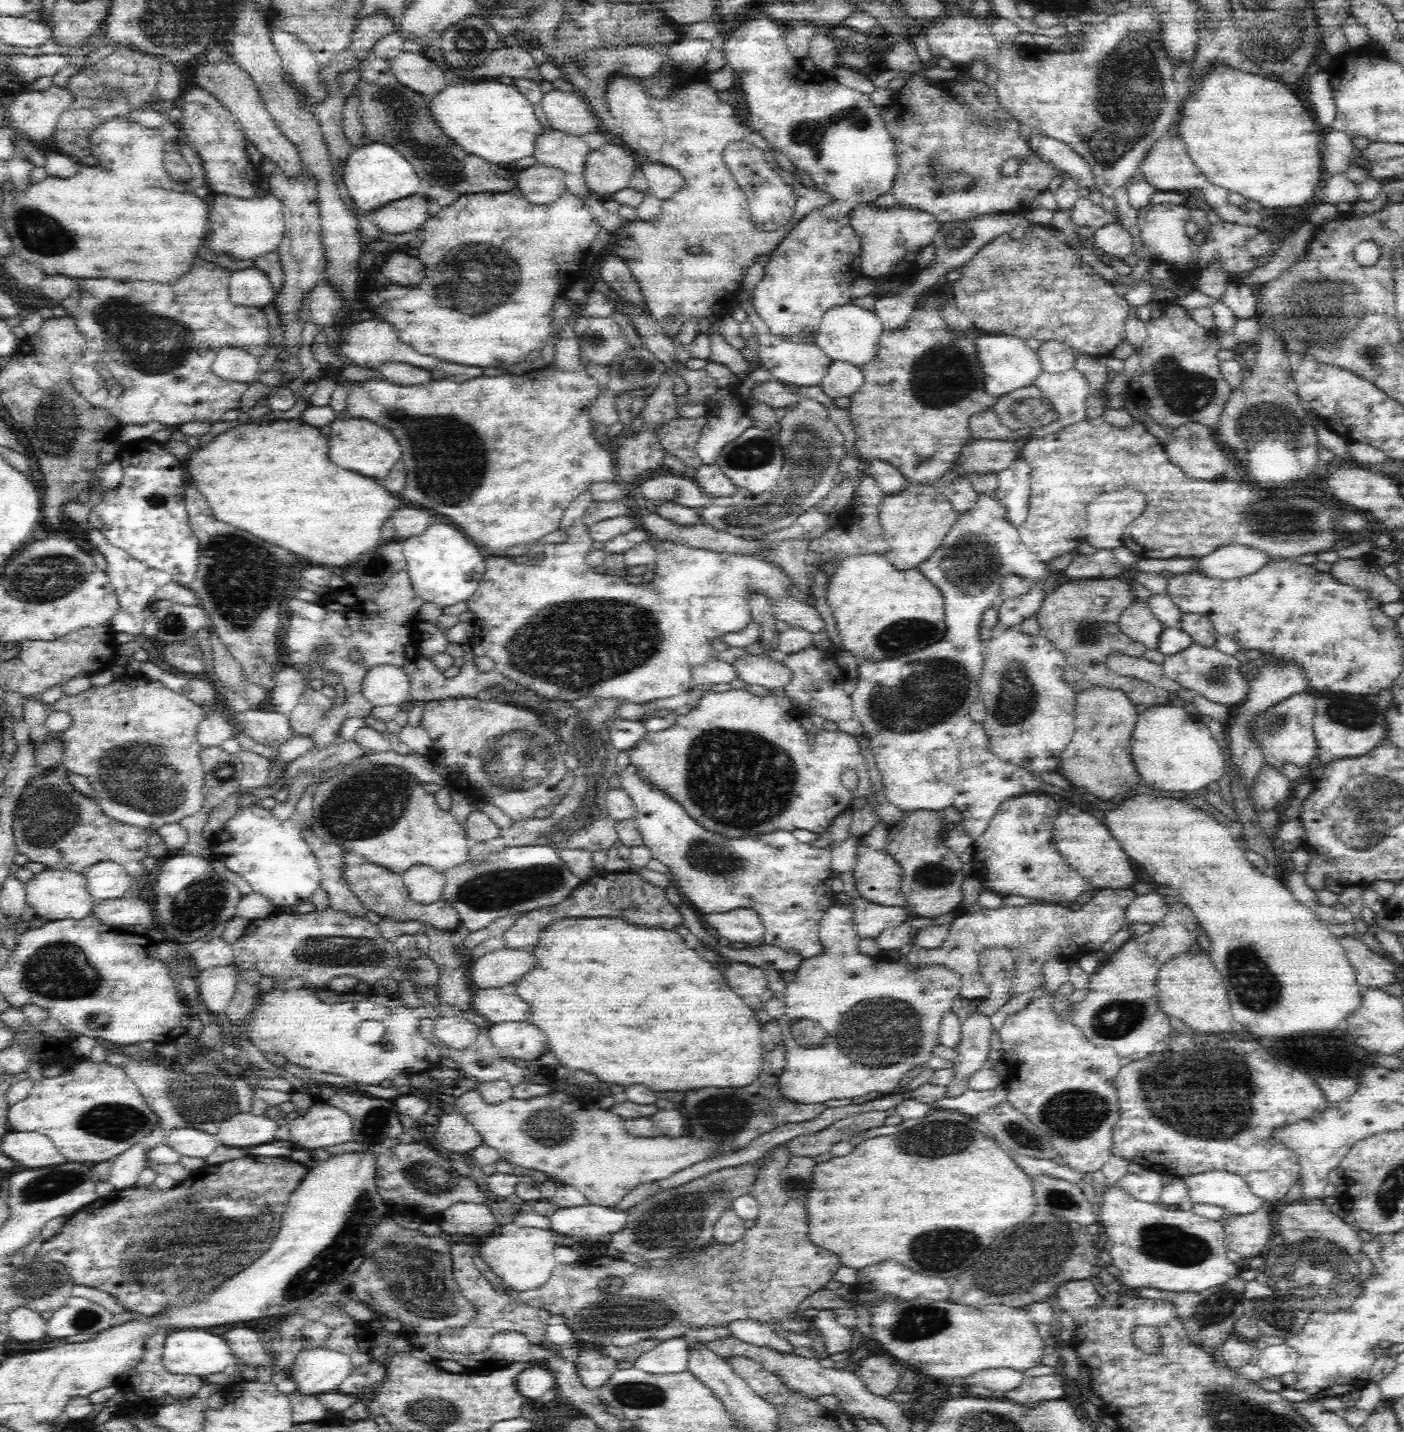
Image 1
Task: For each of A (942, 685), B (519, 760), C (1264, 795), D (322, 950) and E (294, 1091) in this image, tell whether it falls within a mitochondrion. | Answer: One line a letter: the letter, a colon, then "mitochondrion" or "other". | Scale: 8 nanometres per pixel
A: mitochondrion
B: mitochondrion
C: other
D: mitochondrion
E: other

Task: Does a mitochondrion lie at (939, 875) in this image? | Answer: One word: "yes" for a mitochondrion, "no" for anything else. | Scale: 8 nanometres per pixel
yes

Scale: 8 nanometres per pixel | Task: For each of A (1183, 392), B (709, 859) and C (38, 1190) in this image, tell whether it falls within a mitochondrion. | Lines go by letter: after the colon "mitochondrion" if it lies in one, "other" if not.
A: mitochondrion
B: mitochondrion
C: mitochondrion

